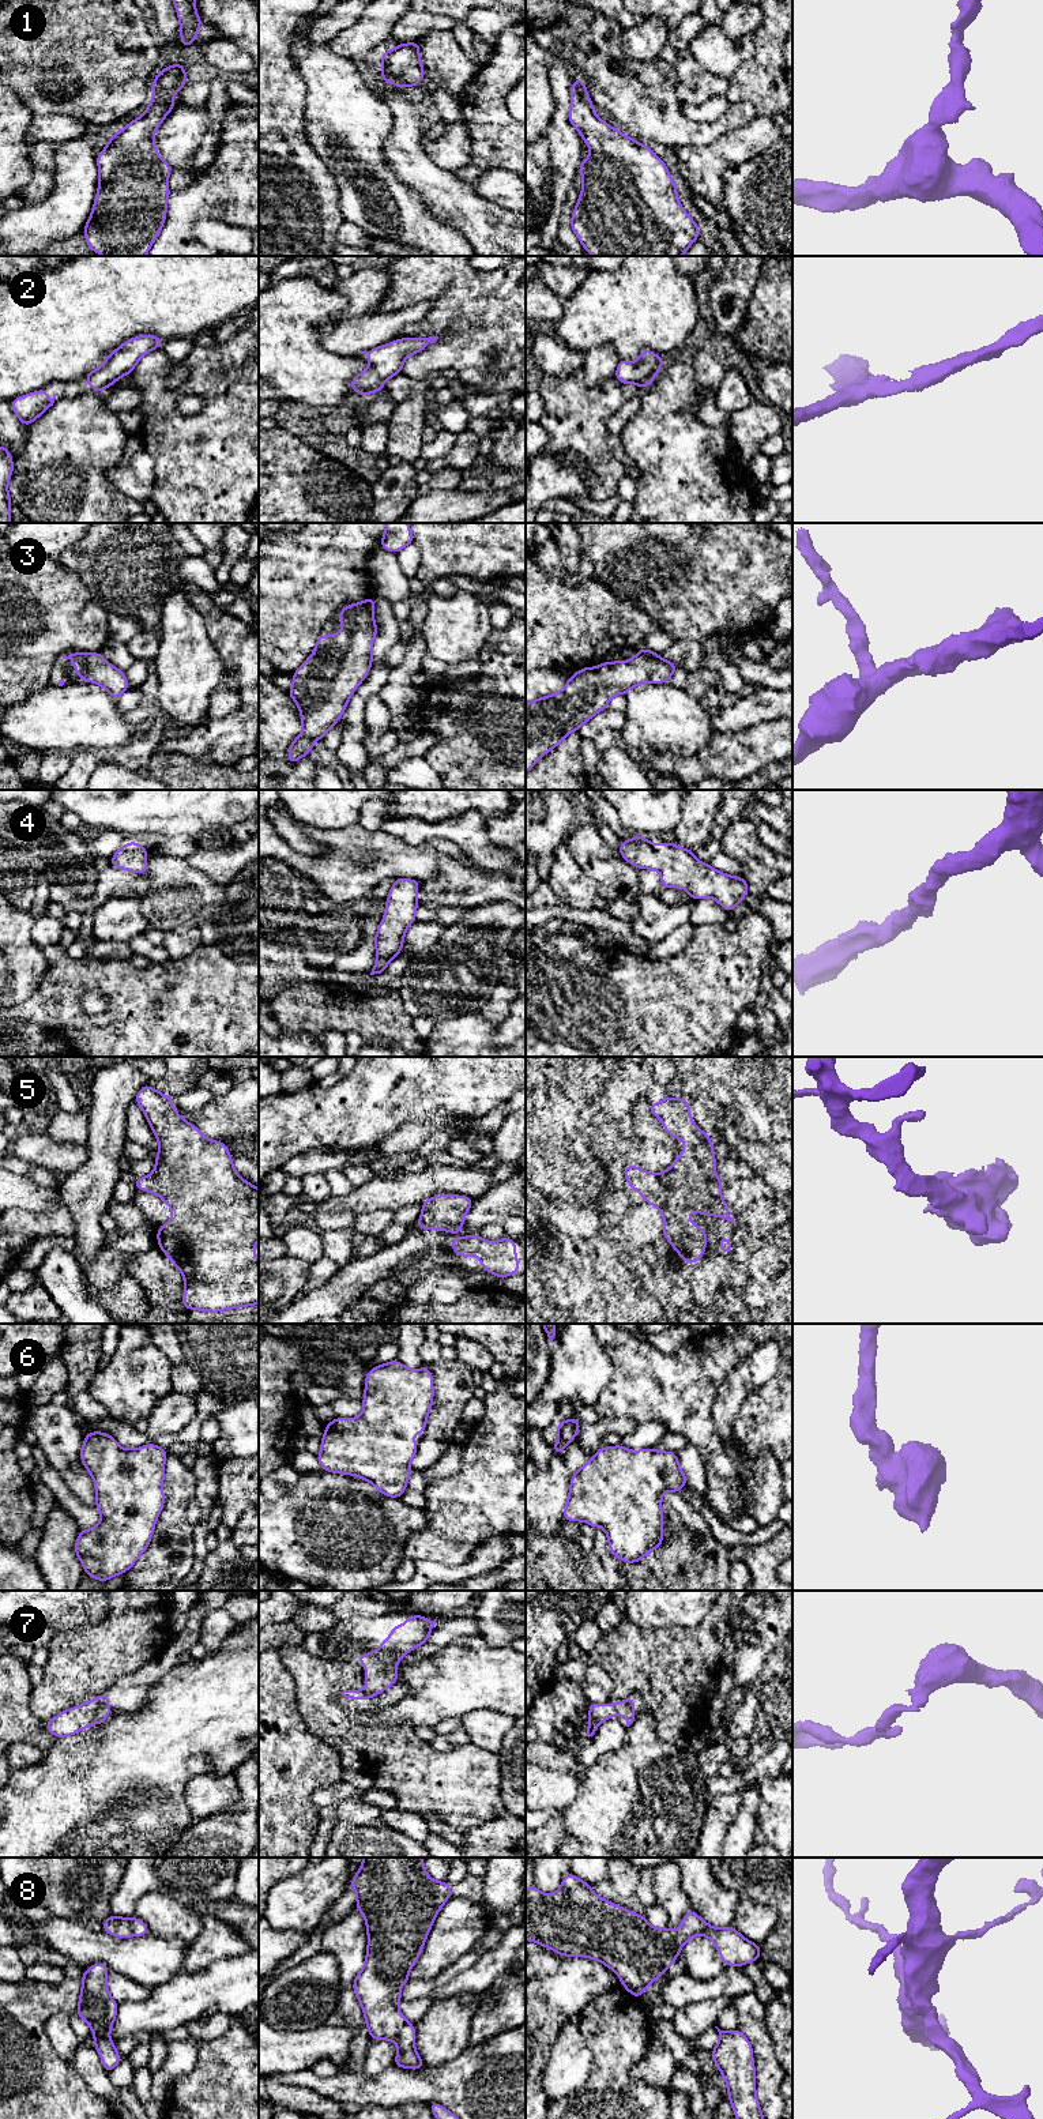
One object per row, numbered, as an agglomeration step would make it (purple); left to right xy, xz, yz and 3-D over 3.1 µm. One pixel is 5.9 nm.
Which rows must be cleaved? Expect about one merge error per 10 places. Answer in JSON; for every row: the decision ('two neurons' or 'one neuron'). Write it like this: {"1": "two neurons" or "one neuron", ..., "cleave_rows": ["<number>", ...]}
{"1": "one neuron", "2": "one neuron", "3": "one neuron", "4": "one neuron", "5": "one neuron", "6": "one neuron", "7": "two neurons", "8": "one neuron", "cleave_rows": ["7"]}

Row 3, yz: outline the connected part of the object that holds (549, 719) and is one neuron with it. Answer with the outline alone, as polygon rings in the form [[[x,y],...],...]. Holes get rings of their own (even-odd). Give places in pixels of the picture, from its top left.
[[[640,648],[630,660],[576,671],[561,692],[526,704],[526,774],[572,731],[607,708],[611,697],[643,682],[667,682],[678,666]]]

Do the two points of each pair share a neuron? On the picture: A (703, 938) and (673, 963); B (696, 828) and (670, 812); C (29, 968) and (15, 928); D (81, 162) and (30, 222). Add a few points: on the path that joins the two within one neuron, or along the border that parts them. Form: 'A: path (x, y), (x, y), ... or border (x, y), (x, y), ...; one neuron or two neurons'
A: path (697, 947), (681, 963); one neuron
B: border (684, 804), (681, 819), (670, 834); two neurons
C: path (25, 959), (15, 943), (15, 937); one neuron
D: path (76, 179), (46, 211); one neuron

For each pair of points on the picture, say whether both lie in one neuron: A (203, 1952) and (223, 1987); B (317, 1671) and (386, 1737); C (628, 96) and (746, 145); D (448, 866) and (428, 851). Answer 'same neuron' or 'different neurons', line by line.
A: different neurons
B: same neuron
C: different neurons
D: different neurons

